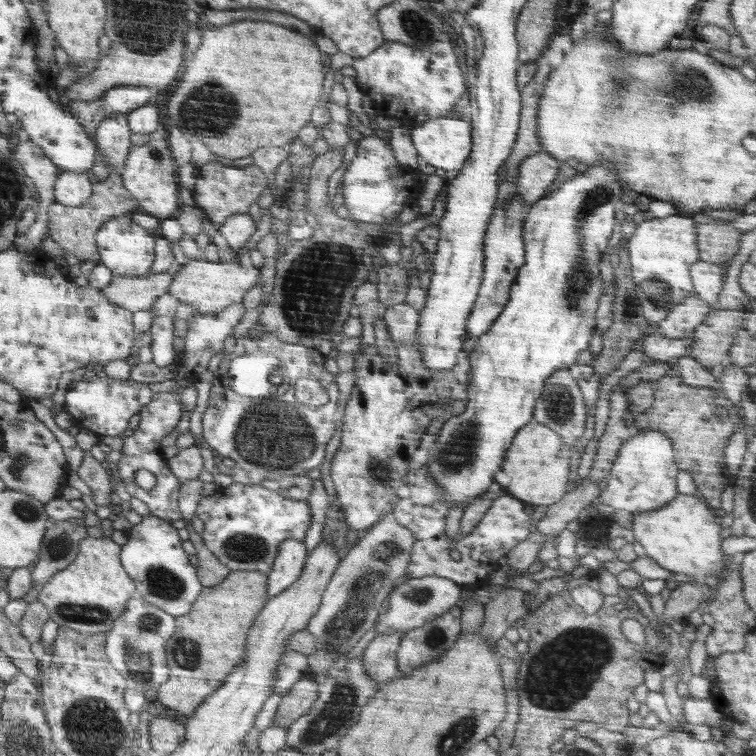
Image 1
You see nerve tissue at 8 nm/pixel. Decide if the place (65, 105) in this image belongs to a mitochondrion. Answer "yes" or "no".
no

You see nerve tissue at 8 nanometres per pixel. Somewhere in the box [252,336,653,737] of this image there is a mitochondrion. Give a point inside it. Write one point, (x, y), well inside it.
(559, 677)

